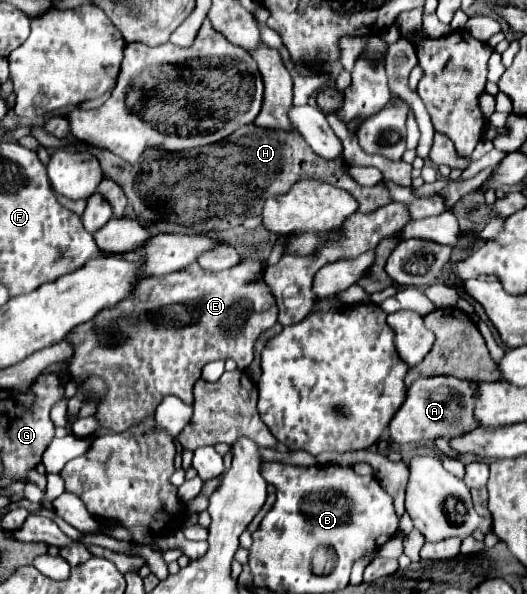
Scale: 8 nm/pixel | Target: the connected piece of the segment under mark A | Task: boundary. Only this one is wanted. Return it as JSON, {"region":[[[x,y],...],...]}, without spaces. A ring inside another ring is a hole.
{"region":[[[439,375],[439,377],[427,377],[417,379],[407,393],[405,403],[395,413],[395,417],[389,423],[389,437],[397,445],[405,443],[419,443],[423,439],[455,439],[463,437],[469,431],[475,429],[475,383],[467,379],[457,379],[451,375]]]}

